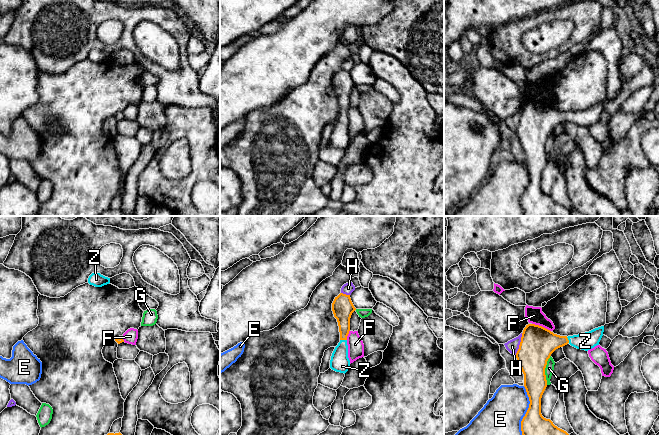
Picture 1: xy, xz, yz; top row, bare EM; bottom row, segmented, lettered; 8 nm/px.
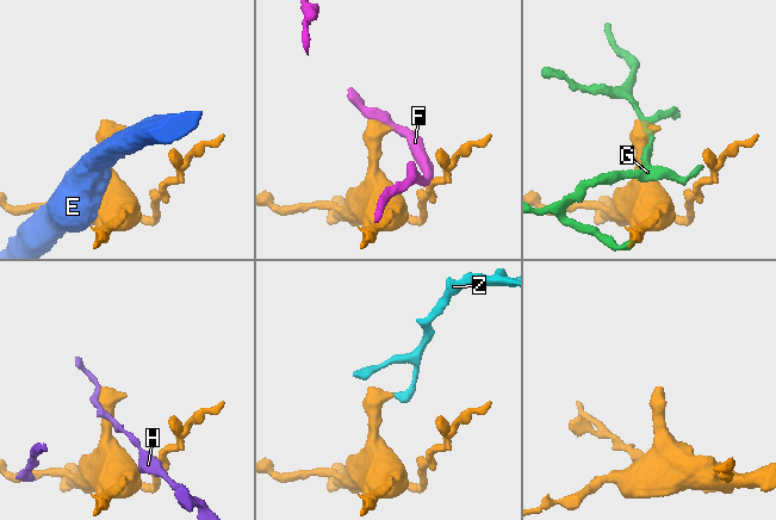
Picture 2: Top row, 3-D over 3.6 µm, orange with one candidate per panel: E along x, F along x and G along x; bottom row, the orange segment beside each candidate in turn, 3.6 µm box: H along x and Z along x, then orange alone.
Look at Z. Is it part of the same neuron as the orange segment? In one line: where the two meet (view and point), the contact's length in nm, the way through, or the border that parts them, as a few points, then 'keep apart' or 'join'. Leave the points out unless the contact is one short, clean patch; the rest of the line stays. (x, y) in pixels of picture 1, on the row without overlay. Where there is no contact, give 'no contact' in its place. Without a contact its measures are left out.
meets orange in xz at (343, 115); contact 60 nm long; runs through xz (342, 84), (343, 115), (339, 138); join

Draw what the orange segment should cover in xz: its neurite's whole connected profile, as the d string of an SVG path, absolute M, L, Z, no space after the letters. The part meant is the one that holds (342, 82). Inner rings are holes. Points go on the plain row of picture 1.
M340 69L337 73L335 73L332 79L332 87L339 102L340 118L332 129L330 144L336 148L344 150L350 143L347 112L350 107L350 94L355 86L356 84L351 77L350 71Z

